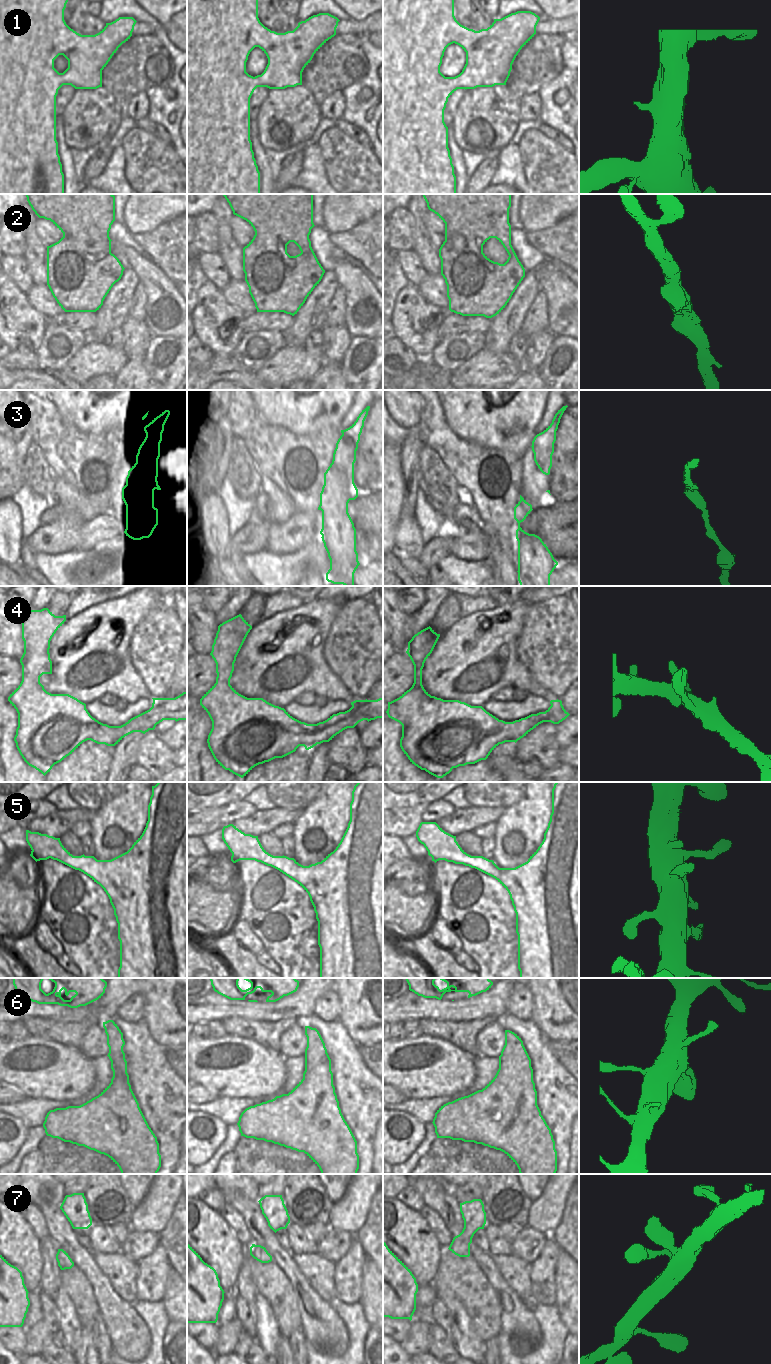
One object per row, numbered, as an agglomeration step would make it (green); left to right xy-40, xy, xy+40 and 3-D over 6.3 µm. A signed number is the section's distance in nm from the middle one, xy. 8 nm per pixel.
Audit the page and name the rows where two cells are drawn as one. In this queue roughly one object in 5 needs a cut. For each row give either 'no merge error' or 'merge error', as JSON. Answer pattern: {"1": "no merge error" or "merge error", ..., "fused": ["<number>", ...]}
{"1": "no merge error", "2": "no merge error", "3": "no merge error", "4": "no merge error", "5": "no merge error", "6": "no merge error", "7": "no merge error", "fused": []}

